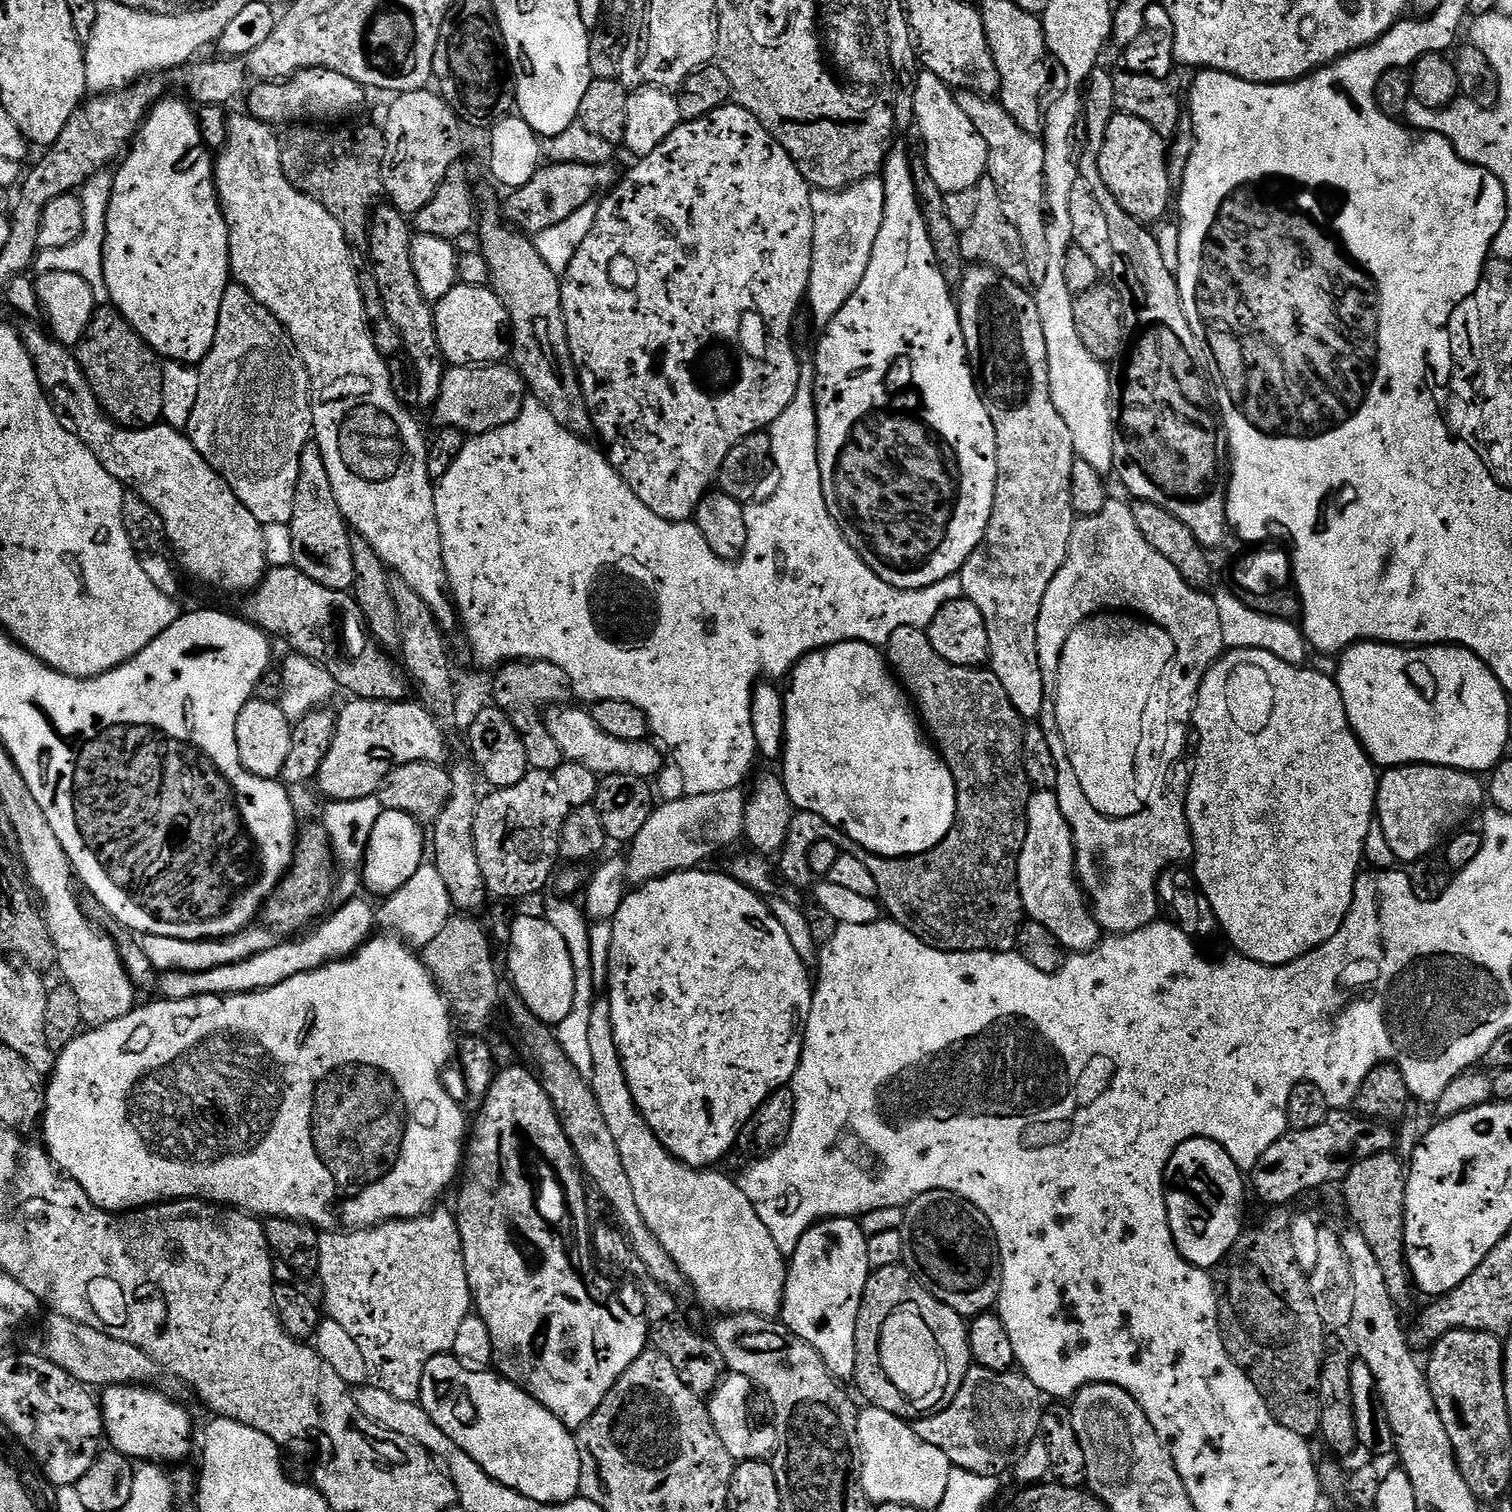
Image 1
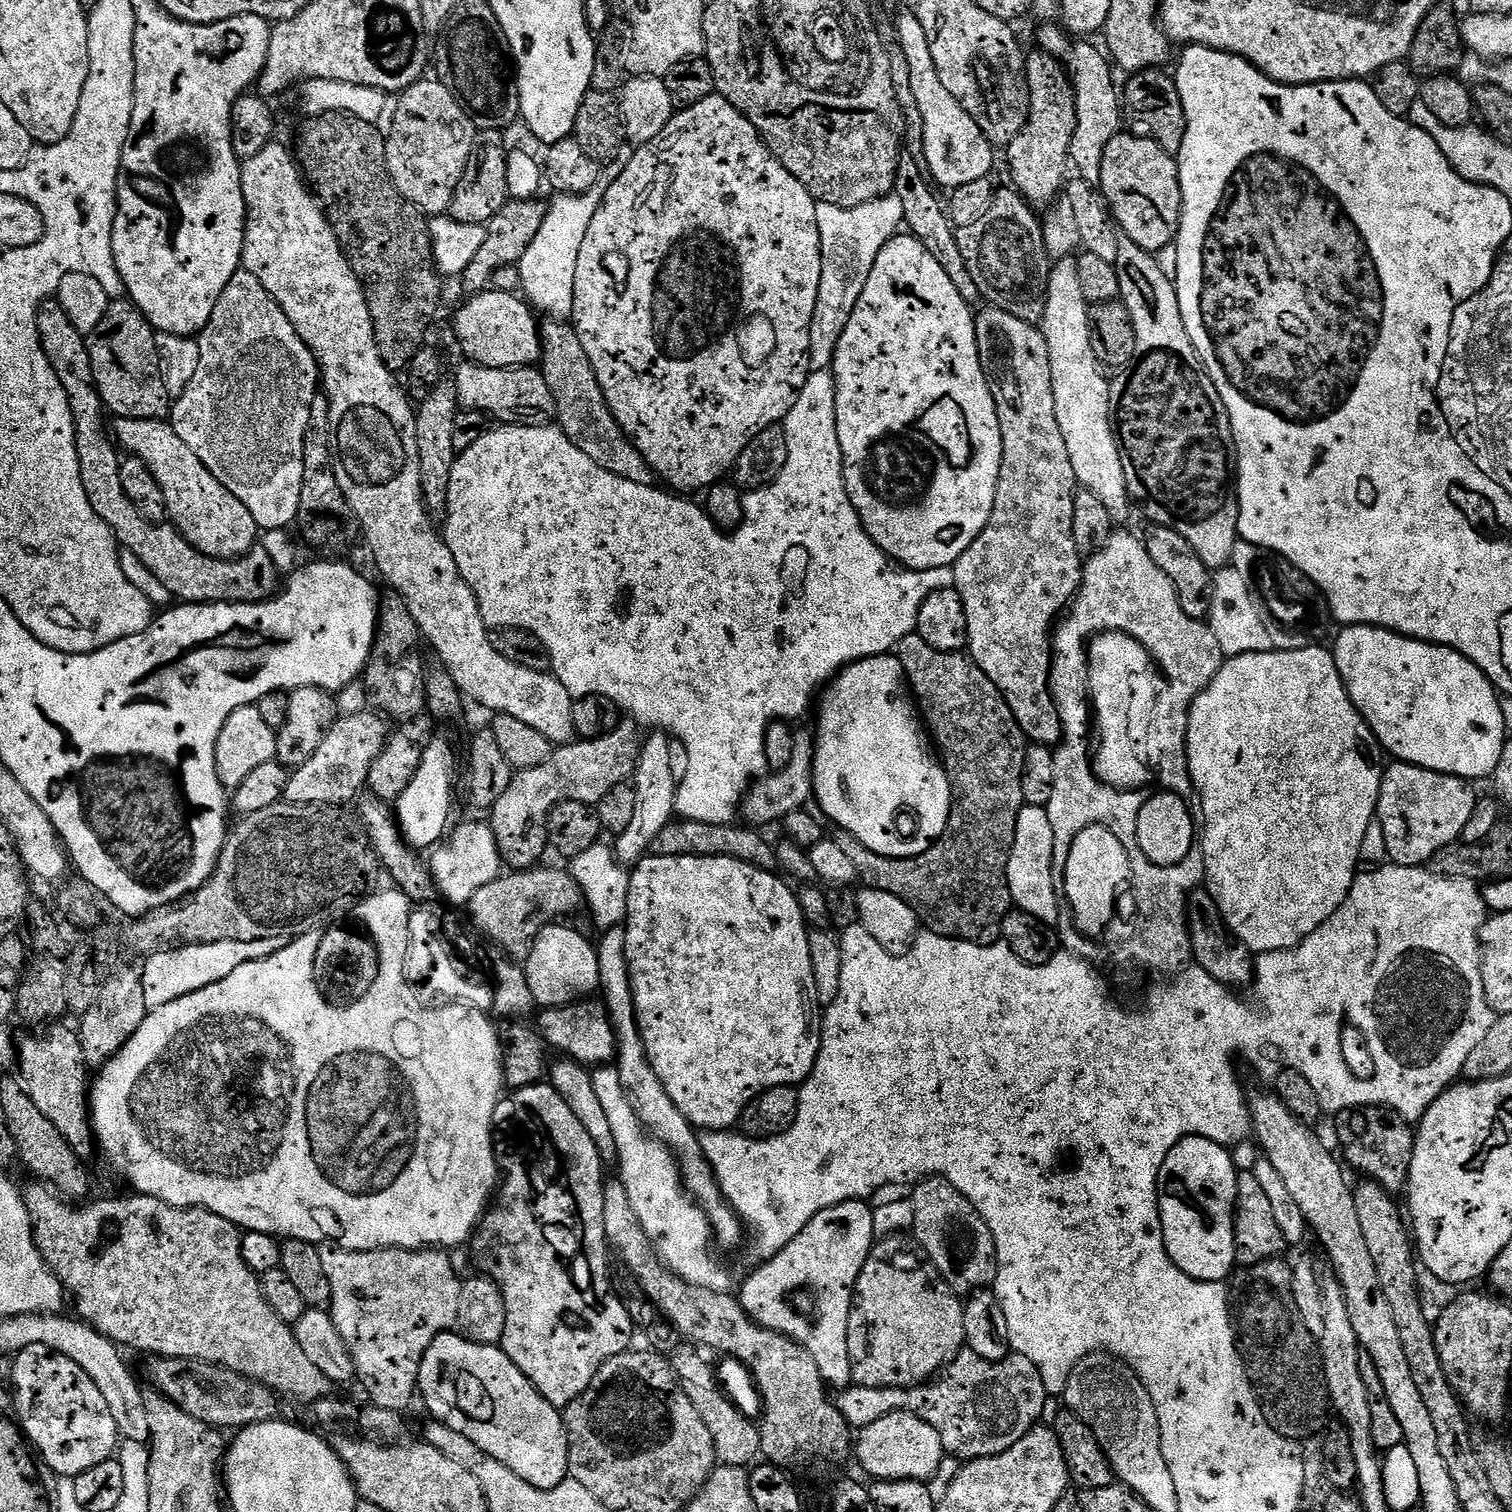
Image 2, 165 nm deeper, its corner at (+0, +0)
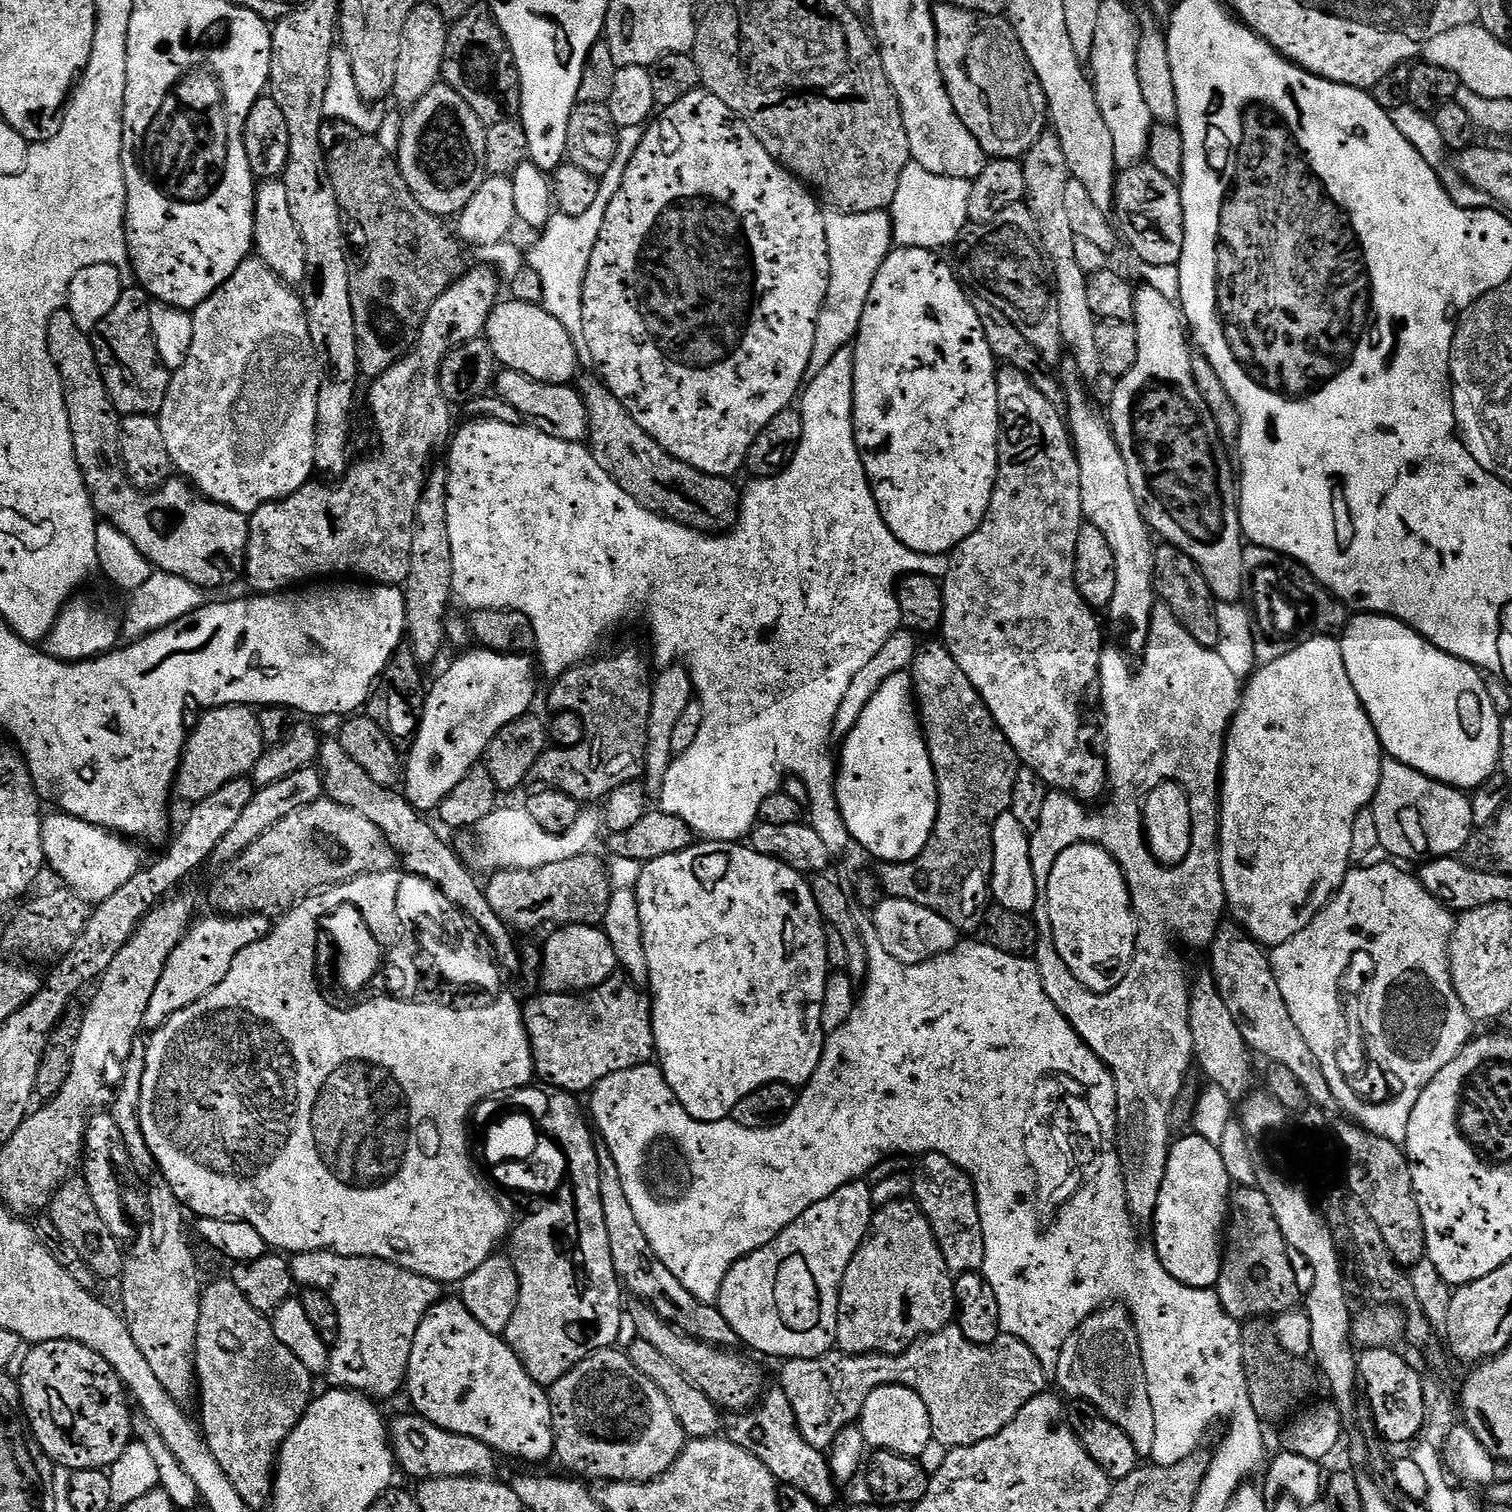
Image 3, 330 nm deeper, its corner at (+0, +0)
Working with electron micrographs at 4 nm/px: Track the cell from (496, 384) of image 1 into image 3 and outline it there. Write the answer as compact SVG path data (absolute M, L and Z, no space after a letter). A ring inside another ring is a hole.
M504 370L496 377L494 392L514 406L515 410L520 411L523 419L531 422L540 431L575 444L587 441L588 411L584 405L584 397L575 387L538 382L526 374Z

